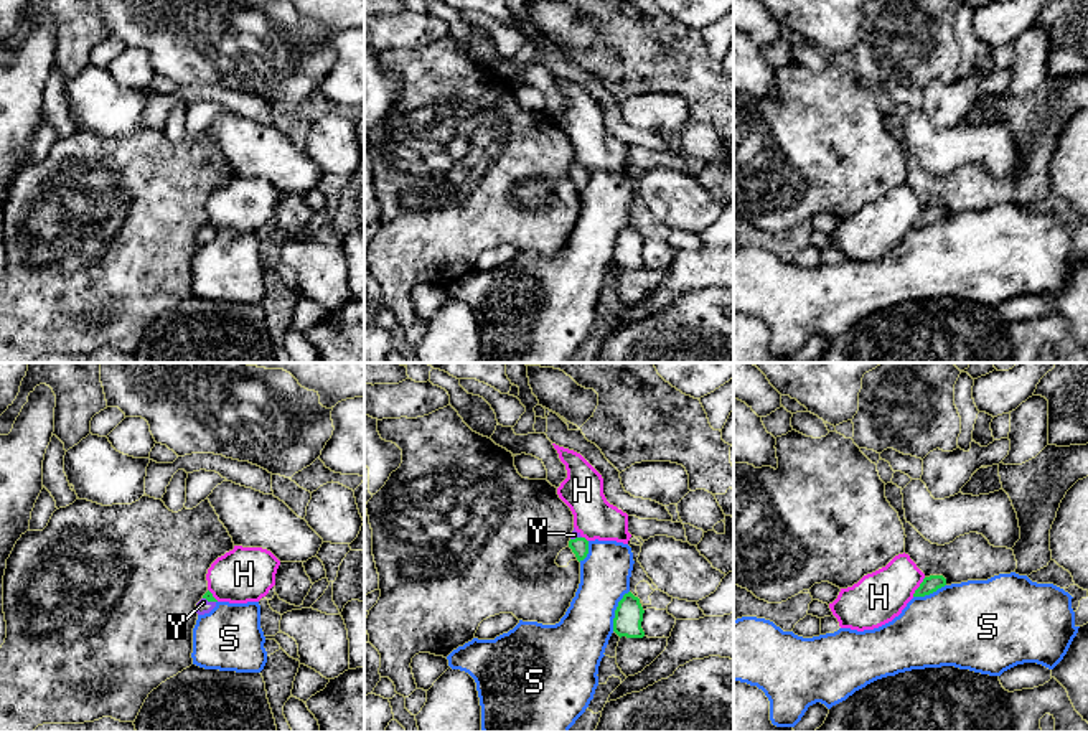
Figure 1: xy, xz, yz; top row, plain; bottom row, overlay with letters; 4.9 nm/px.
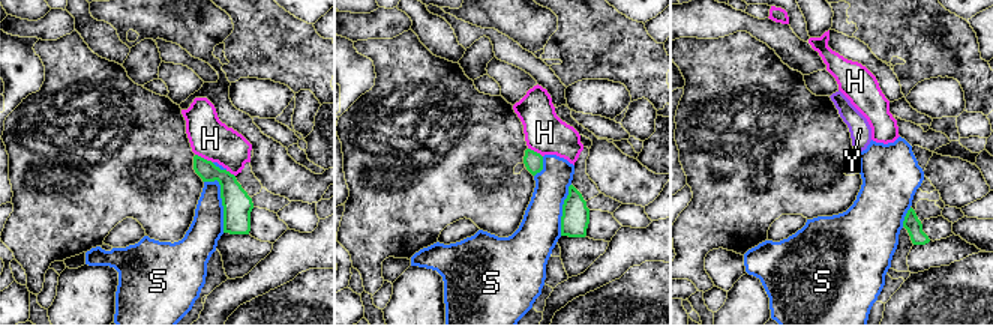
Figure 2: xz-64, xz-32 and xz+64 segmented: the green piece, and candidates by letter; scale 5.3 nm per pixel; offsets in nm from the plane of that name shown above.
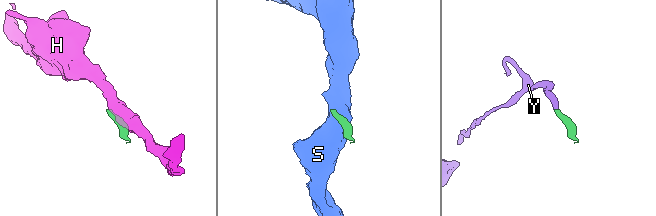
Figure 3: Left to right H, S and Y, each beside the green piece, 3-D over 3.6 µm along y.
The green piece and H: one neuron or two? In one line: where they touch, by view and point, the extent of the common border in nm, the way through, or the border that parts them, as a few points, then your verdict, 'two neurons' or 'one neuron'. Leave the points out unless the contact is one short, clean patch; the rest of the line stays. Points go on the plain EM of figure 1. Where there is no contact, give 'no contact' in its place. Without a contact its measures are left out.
yz (919, 218) | 120 nm | along yz (925, 208), (912, 226) | two neurons

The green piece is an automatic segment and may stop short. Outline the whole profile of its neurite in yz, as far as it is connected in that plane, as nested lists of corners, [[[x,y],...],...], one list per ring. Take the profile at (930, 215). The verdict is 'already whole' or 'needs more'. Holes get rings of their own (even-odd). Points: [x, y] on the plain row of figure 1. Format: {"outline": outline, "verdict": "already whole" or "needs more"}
{"outline": [[[943,206],[925,208],[920,218],[915,221],[913,228],[930,226],[945,216],[946,216],[946,209]]], "verdict": "already whole"}

